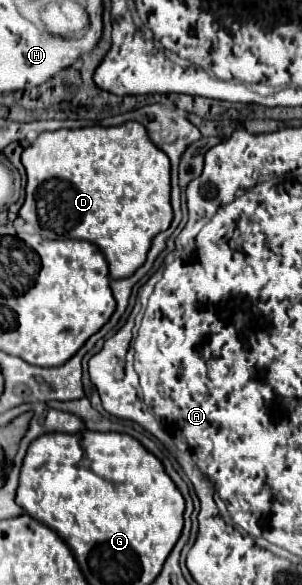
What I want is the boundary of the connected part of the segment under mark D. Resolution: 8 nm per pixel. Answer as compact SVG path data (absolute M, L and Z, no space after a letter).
M137 121L117 127L45 131L23 151L21 161L27 171L27 187L19 217L31 223L43 239L83 239L97 245L109 263L111 279L131 277L145 263L153 237L171 225L169 157L151 143Z

